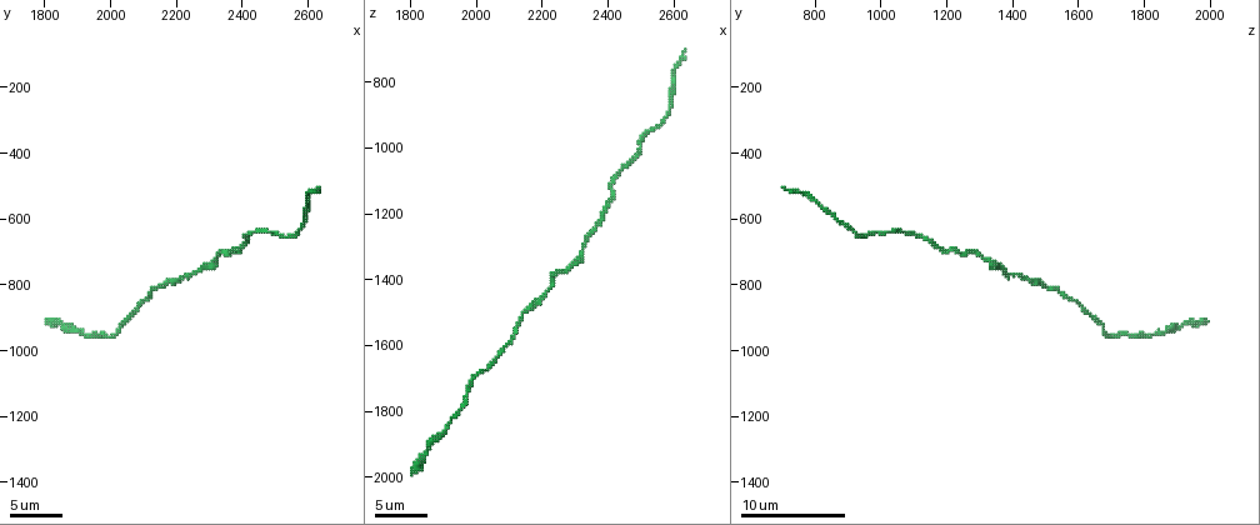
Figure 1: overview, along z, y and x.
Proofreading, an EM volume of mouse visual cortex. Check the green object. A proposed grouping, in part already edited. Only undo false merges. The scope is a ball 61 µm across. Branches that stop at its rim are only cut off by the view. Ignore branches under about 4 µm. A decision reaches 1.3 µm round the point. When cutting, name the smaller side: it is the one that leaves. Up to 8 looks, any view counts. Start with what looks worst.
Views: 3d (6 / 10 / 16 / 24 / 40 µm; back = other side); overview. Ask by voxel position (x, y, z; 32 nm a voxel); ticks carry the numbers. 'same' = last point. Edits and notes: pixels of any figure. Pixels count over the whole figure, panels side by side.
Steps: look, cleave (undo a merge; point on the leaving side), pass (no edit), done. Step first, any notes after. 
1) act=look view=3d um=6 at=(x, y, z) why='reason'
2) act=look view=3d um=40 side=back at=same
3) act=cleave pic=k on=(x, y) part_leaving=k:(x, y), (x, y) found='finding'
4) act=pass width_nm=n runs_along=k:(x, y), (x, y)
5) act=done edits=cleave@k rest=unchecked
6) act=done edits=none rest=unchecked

act=look view=3d um=10 at=(1900, 940, 1860) why='calibre changes'

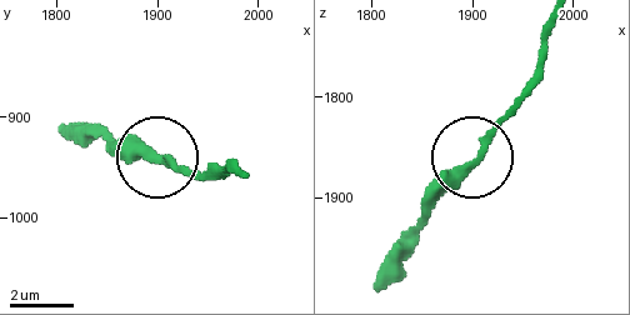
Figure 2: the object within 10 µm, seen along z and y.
act=pass width_nm=250 runs_along=2:(558, 20), (536, 84), (403, 235) found='continuous, no second neuron'

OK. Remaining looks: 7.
act=look view=3d um=10 at=(2260, 750, 1380)

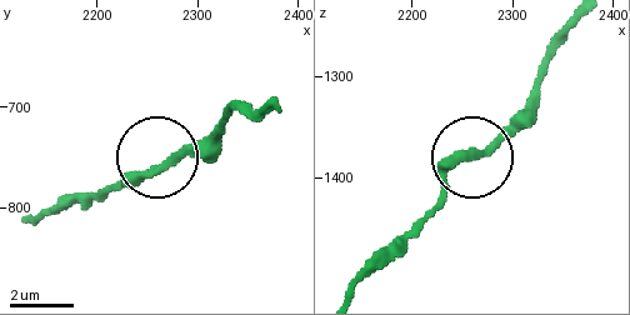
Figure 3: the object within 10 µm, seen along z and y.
act=pass found='one neuron here'

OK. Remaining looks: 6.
act=look view=3d um=16 at=(2550, 660, 940) why='a narrow waist'

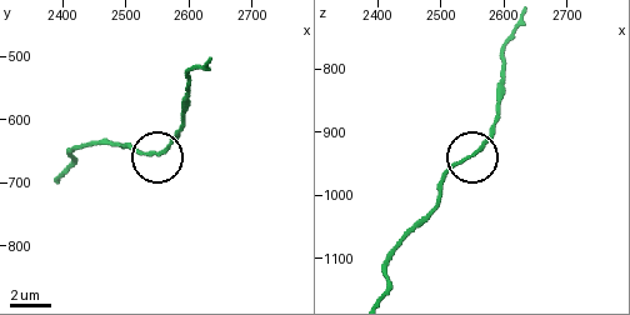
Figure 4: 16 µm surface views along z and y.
act=pass runs_along=4:(381, 293), (395, 243), (499, 119) found='all the same neuron'

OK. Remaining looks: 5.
act=look view=3d um=16 at=(2130, 800, 1500) why='calibre changes'

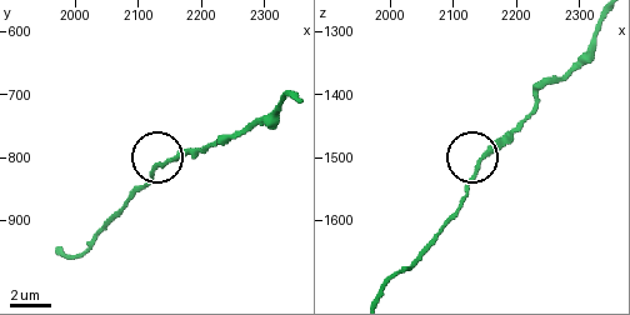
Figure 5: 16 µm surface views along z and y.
act=look view=3d um=6 at=(2145, 805, 1505)

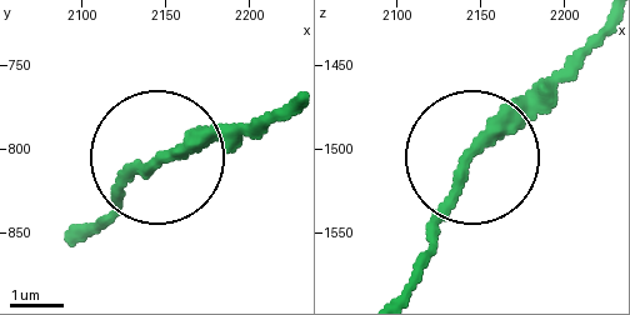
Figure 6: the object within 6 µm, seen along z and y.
act=pass runs_along=6:(598, 28), (478, 149), (414, 291) found='continuous, no second neuron'

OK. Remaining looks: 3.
act=done edits=none rest=unchecked

